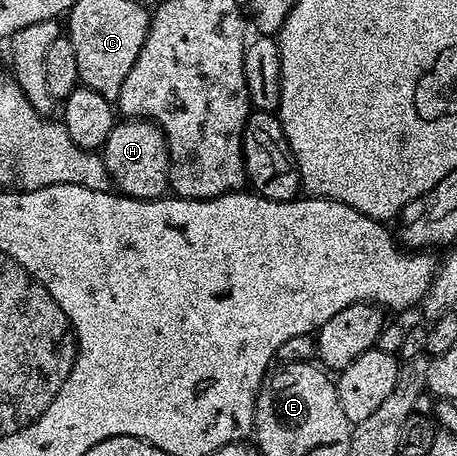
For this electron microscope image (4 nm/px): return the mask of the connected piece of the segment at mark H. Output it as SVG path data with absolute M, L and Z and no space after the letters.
M125 118L114 121L111 136L99 151L107 164L110 183L124 197L150 202L166 197L169 190L169 149L165 133L147 118Z

